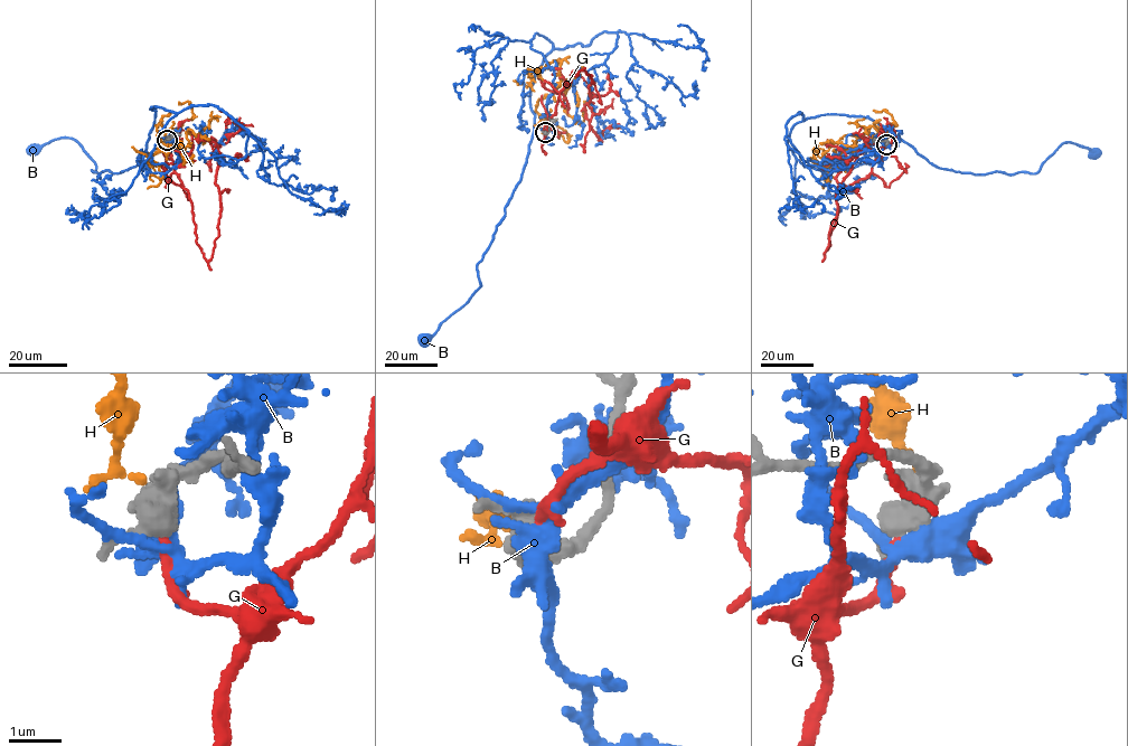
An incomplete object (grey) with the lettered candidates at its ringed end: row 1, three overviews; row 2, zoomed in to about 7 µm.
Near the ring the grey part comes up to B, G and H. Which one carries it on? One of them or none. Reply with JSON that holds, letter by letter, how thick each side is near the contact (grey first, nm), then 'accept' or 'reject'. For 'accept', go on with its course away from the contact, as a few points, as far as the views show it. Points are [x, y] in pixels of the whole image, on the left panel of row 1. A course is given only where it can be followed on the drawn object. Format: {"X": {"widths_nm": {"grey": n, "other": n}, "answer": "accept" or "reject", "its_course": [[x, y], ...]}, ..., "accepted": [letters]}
{"B": {"widths_nm": {"grey": 480, "other": 360}, "answer": "reject"}, "G": {"widths_nm": {"grey": 360, "other": 180}, "answer": "accept", "its_course": [[167, 140], [189, 195], [196, 242], [209, 261], [221, 206], [210, 143], [226, 137], [227, 123], [253, 126]]}, "H": {"widths_nm": {"grey": 500, "other": 170}, "answer": "reject"}, "accepted": ["G"]}

